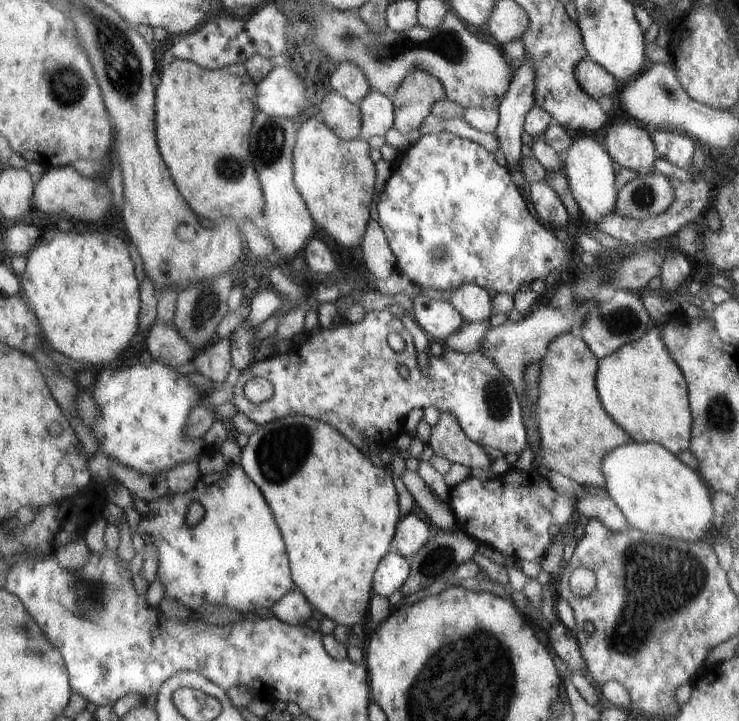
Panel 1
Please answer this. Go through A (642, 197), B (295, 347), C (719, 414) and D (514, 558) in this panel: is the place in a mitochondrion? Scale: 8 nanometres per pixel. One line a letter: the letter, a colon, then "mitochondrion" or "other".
A: mitochondrion
B: other
C: mitochondrion
D: other

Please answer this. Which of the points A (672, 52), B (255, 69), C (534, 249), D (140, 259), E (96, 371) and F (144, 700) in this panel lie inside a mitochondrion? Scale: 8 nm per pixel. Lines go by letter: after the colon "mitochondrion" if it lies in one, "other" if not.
A: other
B: other
C: other
D: other
E: other
F: other

